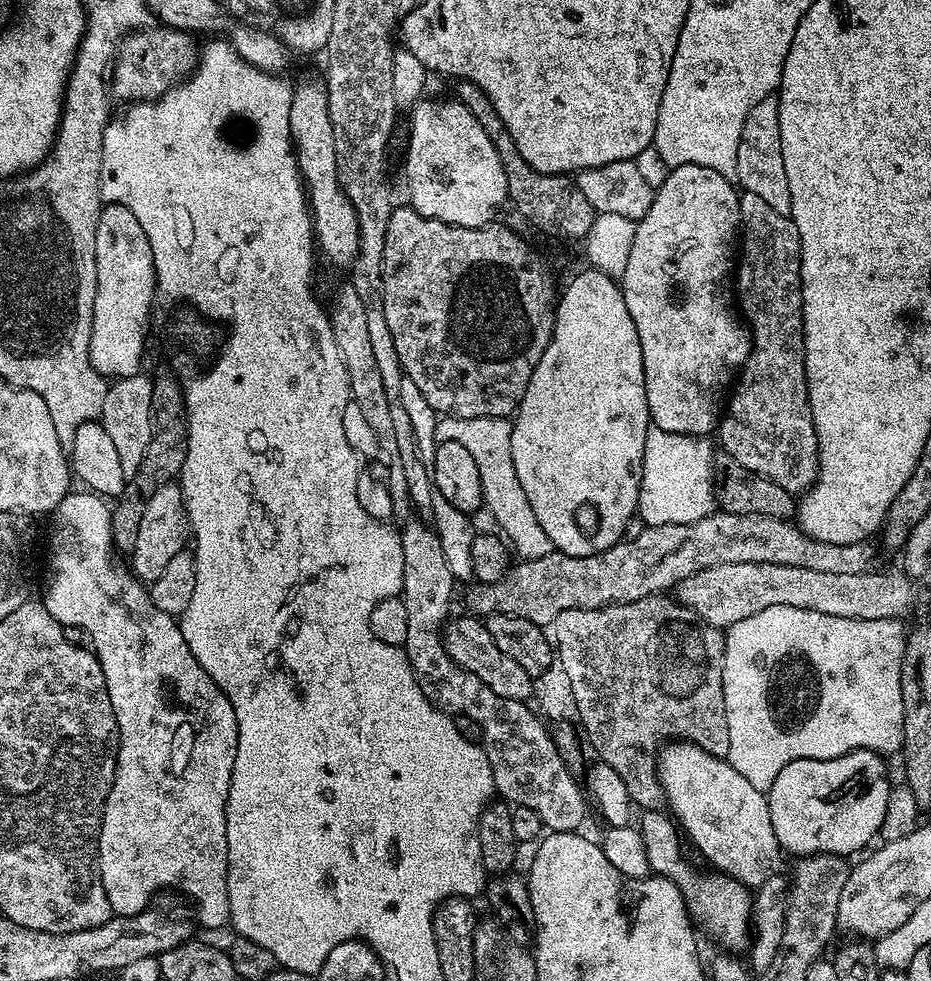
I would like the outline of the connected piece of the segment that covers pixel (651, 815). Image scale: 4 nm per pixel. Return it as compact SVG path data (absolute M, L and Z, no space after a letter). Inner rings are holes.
M644 810L639 813L638 827L642 834L642 846L646 846L646 862L657 876L673 880L684 895L688 915L717 940L721 949L740 954L749 947L752 932L753 893L733 876L725 876L717 870L699 872L684 861L684 848L680 845L681 833L673 817L664 810Z

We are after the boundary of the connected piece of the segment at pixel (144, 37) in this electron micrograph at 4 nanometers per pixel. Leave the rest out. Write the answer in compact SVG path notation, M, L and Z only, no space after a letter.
M145 26L135 32L128 33L120 42L120 51L116 53L116 63L110 69L110 92L123 102L132 102L137 98L155 98L162 92L187 80L194 71L194 65L198 60L198 44L194 41L193 33L180 32L177 28L167 26Z

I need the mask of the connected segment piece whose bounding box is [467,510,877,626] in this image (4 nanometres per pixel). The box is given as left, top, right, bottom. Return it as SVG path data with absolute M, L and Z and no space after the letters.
M723 510L713 511L706 518L698 518L689 524L663 524L646 526L635 540L621 540L610 550L593 556L571 556L553 550L546 558L520 560L513 563L500 580L492 584L473 583L468 592L469 613L487 618L496 612L514 618L526 618L541 626L550 626L562 610L571 608L605 608L611 604L625 604L641 600L647 596L667 593L675 589L690 574L706 570L710 566L754 562L755 564L777 564L778 566L798 566L802 570L818 570L821 574L862 574L873 571L876 564L876 548L872 542L863 544L839 544L838 542L818 542L810 538L792 520L766 518L766 514L734 514Z

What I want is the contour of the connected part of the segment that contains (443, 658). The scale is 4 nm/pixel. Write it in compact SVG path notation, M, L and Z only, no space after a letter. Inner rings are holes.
M412 518L403 525L399 531L400 541L402 542L402 562L404 563L404 591L402 599L406 606L407 629L406 638L402 645L404 653L408 655L408 661L412 667L414 678L426 694L428 701L435 708L441 708L442 711L451 714L453 717L460 715L469 715L478 722L483 732L482 747L488 761L492 767L492 783L495 791L500 792L509 805L529 808L534 810L534 814L544 812L544 792L552 792L552 776L564 776L574 774L573 769L565 764L564 759L560 757L560 752L556 749L556 742L553 733L544 729L545 721L541 719L535 711L531 712L524 702L507 700L494 694L494 691L474 674L468 673L450 654L446 654L444 649L444 626L450 619L448 607L452 604L452 585L454 579L450 570L450 562L447 561L446 554L443 552L443 542L437 529L426 524L423 519Z

